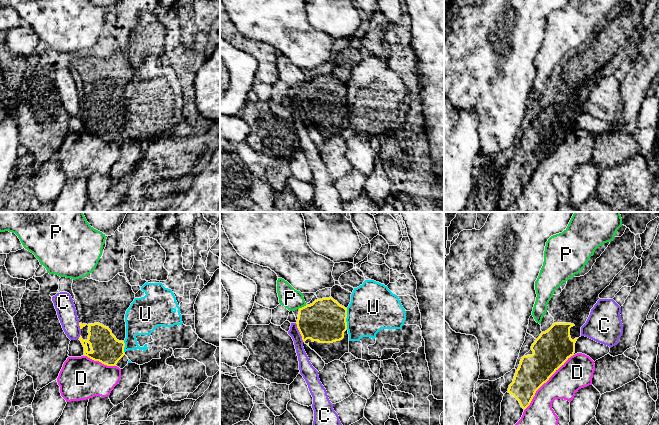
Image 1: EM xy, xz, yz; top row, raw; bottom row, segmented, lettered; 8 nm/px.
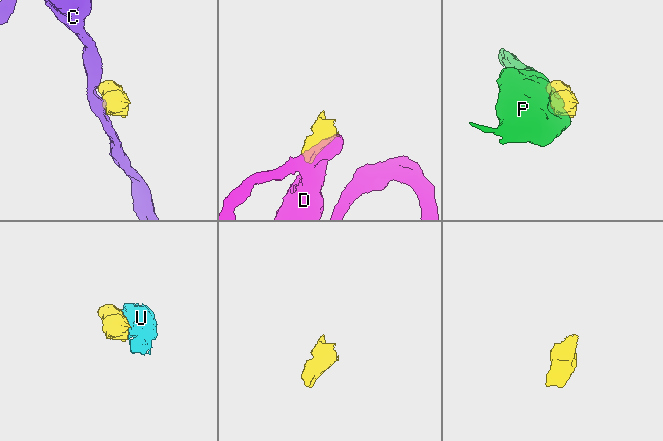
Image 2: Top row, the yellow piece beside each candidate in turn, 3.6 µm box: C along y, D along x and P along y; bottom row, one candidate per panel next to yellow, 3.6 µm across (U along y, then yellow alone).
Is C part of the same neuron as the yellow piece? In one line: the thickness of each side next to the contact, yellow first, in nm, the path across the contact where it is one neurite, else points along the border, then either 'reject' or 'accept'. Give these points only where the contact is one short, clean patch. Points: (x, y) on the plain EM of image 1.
340/90 nm | along xz (295, 99), (303, 117) | reject

